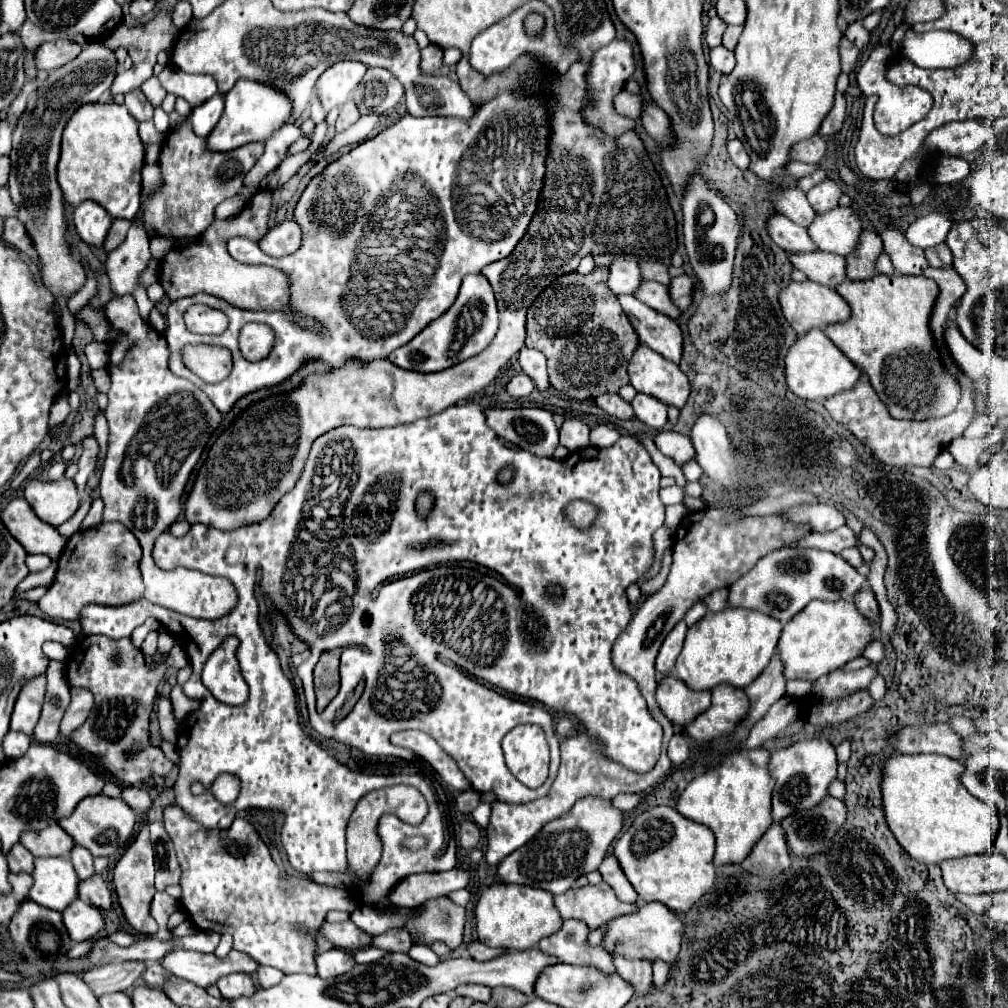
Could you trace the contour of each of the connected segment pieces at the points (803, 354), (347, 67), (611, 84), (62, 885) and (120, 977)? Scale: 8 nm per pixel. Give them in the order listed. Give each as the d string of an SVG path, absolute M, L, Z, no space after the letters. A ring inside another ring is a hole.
M810 330L800 336L786 356L786 382L788 388L804 400L826 400L840 390L852 390L860 378L860 370L832 344L822 330Z
M344 60L330 66L316 84L316 94L326 112L342 106L350 100L352 90L360 84L366 74L366 66L356 60Z
M614 38L610 44L606 44L600 50L596 50L596 54L590 60L588 74L586 74L588 98L586 98L586 104L582 106L582 118L584 118L584 122L588 122L594 128L600 128L608 136L620 136L620 134L626 134L628 130L634 130L636 128L636 122L634 120L624 118L624 116L620 116L614 110L614 96L632 78L634 70L636 70L636 60L634 60L632 44L628 40Z
M36 858L34 886L30 888L30 900L44 908L62 912L78 898L80 878L74 872L70 858Z
M114 962L86 972L82 978L96 996L128 990L146 970L146 962Z

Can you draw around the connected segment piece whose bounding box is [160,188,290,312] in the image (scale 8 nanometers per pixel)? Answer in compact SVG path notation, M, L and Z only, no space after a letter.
M260 188L244 206L244 210L234 216L234 220L216 220L198 240L194 240L192 244L184 246L184 248L172 248L160 262L160 284L164 280L164 292L170 300L178 300L184 296L192 296L196 292L208 292L214 296L224 298L226 302L234 304L238 308L250 311L268 310L268 312L276 312L281 310L287 311L290 308L290 278L286 272L272 268L272 266L254 266L254 264L242 264L230 258L230 254L226 252L226 242L232 236L250 236L254 240L260 240L266 232L268 232L268 216L272 210L272 192Z

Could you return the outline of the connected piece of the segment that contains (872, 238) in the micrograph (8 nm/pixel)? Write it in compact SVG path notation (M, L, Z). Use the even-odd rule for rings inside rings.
M864 232L860 236L860 246L854 254L846 258L846 274L850 280L868 280L876 276L876 260L882 254L882 240L874 232Z

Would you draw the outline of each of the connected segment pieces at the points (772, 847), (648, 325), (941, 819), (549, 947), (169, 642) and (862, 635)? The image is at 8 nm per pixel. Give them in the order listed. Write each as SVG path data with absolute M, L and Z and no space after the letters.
M774 822L768 828L768 834L764 834L752 848L742 868L766 878L778 878L784 870L788 870L788 866L792 866L792 856L784 838L784 828Z
M618 296L618 300L626 316L630 318L632 326L636 328L640 342L652 348L654 352L662 354L666 360L678 364L684 340L680 326L672 318L658 314L656 310L636 300L634 296Z
M898 754L884 766L886 822L900 846L918 862L940 864L950 858L994 850L1000 828L998 810L968 794L960 782L962 772L964 766L958 760L940 754Z
M564 920L562 928L544 938L538 948L544 950L546 954L558 956L566 964L576 964L576 966L592 966L600 970L602 974L614 974L616 968L612 966L612 956L604 952L600 946L588 946L586 936L588 936L588 926L584 926L578 920Z
M160 628L160 630L157 631L158 633L158 646L157 646L157 651L160 654L166 654L169 653L170 648L174 646L175 640L170 636L170 632L166 630L166 628Z
M812 602L808 604L796 618L792 618L788 624L784 624L784 632L778 642L776 654L784 662L784 676L788 680L800 678L800 680L816 680L828 672L834 672L842 668L846 662L862 656L864 648L874 640L874 624L868 622L858 610L854 602Z

